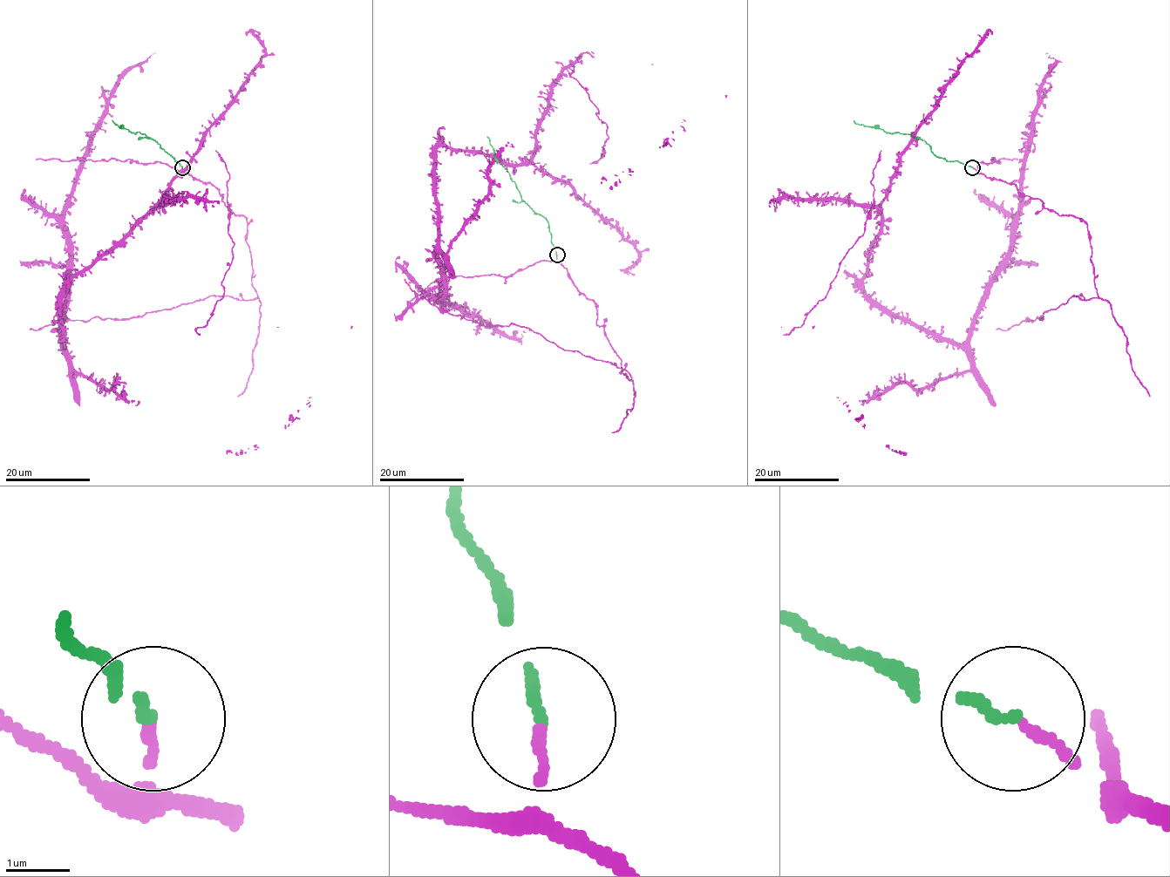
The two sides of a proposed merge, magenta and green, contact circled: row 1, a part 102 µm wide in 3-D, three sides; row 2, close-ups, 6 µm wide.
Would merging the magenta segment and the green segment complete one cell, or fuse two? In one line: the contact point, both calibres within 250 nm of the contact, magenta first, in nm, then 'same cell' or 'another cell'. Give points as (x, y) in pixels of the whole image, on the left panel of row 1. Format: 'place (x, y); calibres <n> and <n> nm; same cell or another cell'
place (182, 167); calibres 140 and 160 nm; same cell

